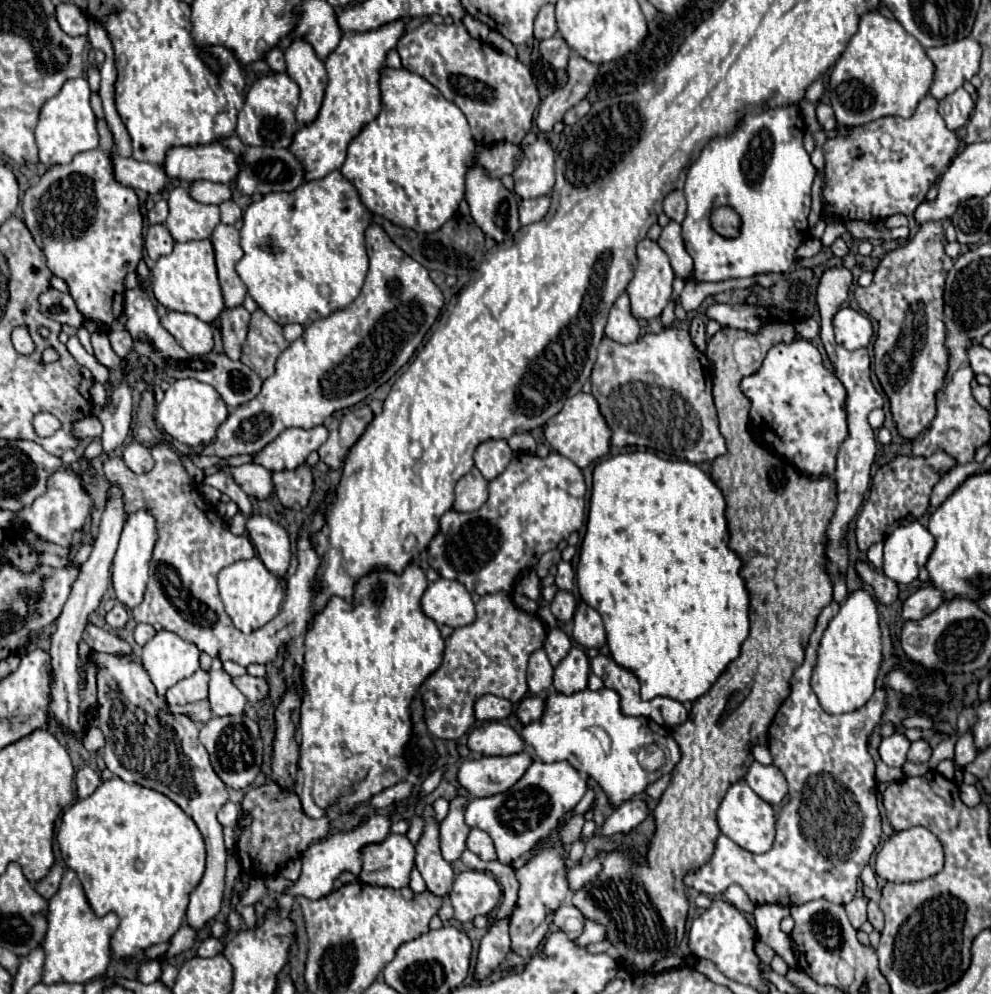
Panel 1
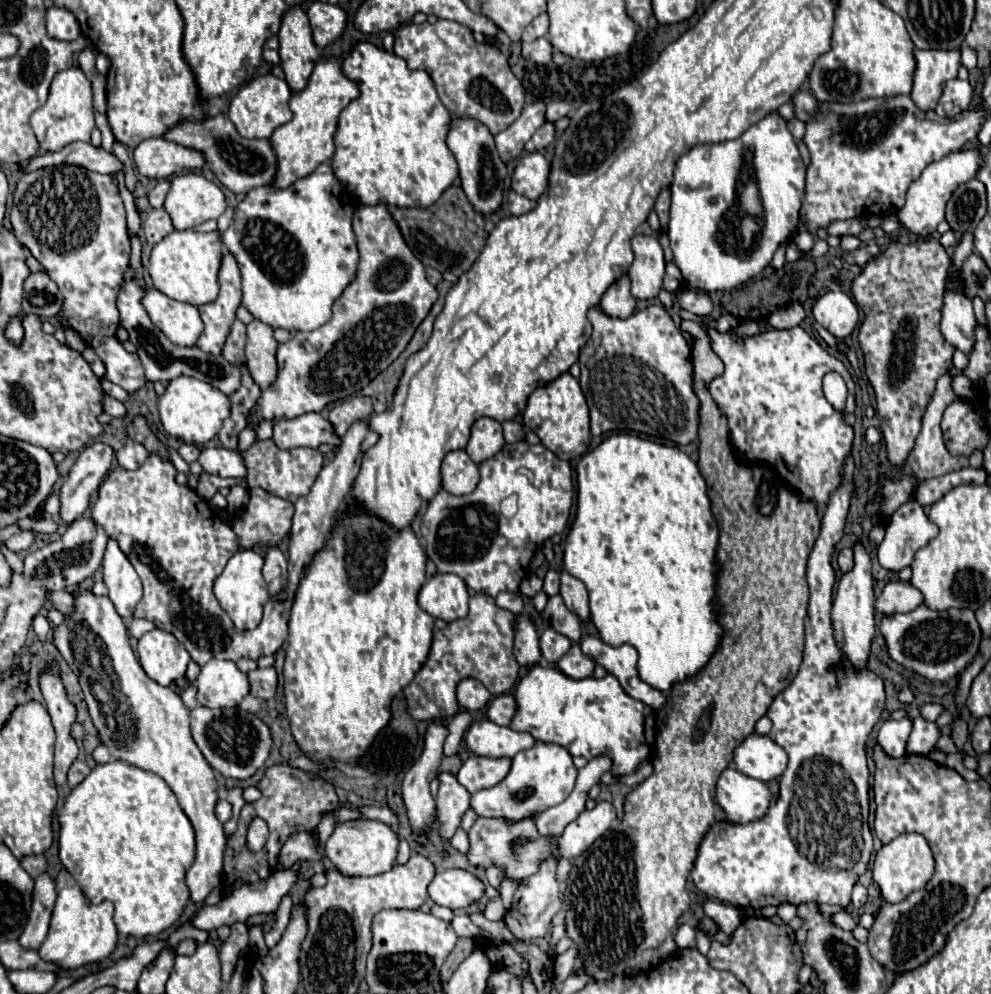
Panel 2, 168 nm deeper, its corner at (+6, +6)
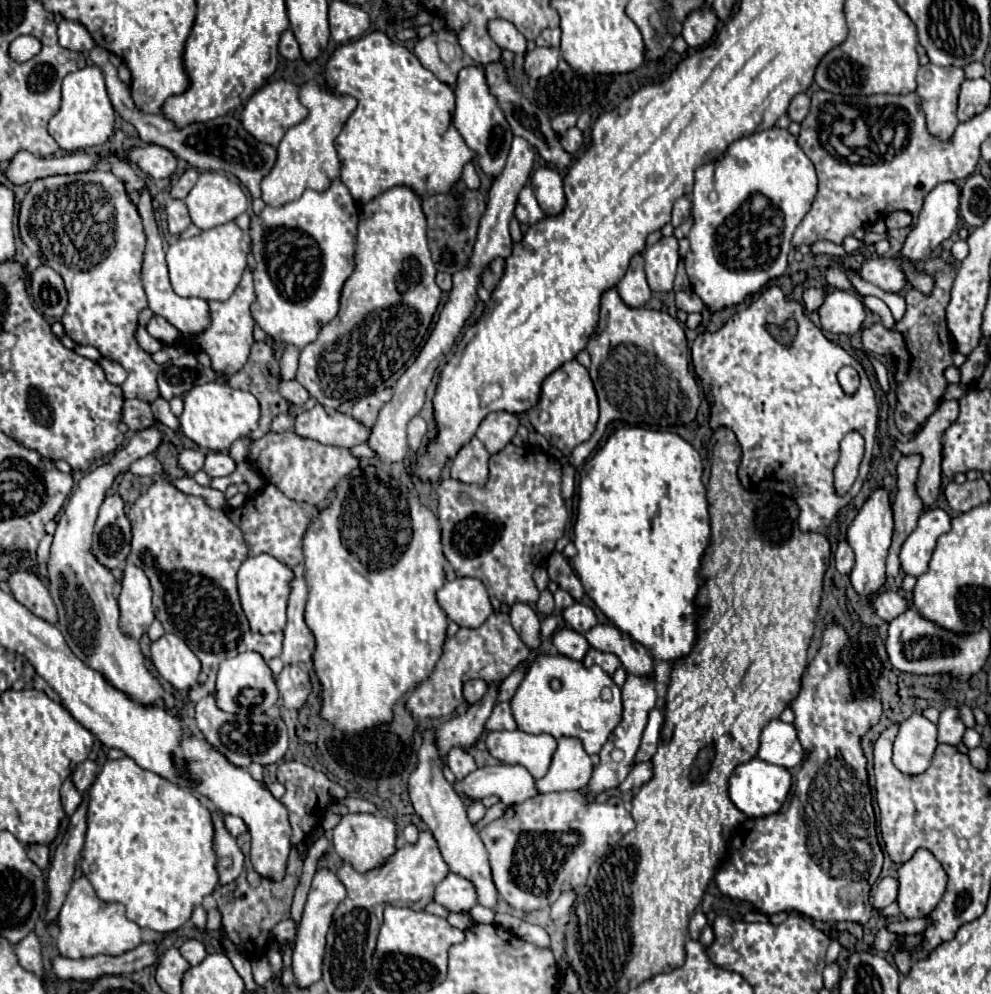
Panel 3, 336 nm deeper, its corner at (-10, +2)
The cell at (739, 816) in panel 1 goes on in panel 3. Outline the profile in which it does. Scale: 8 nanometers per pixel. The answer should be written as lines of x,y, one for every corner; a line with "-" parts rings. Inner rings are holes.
752,758
746,764
740,764
734,774
730,776
730,800
736,804
738,810
742,810
748,818
762,818
762,816
770,816
776,814
790,790
790,772
786,768
768,764
760,758

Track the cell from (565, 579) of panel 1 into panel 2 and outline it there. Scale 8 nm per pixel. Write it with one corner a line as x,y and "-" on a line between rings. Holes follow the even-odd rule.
548,570
548,574
544,576
544,592
548,596
554,596
558,594
558,588
560,588
560,574
556,570

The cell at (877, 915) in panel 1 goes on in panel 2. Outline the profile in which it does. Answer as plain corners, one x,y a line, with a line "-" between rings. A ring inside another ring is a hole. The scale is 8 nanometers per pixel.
856,884
854,890
852,890
852,906
854,906
854,908
864,906
864,904
866,904
866,898
868,898
868,890
866,890
866,886

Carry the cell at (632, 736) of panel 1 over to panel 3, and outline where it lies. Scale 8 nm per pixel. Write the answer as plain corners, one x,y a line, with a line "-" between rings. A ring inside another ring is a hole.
540,654
532,666
528,668
524,680
520,682
514,698
510,700
512,704
512,714
514,720
518,724
518,728
522,732
530,732
530,734
550,734
556,740
568,736
568,738
578,738
584,746
584,750
588,754
598,754
600,748
606,744
608,736
612,734
612,730
616,728
616,724
620,724
622,720
622,692
620,688
614,684
614,680
602,670
602,668
584,668
582,662
576,660
568,660
566,656
546,656
-
610,688
612,698
604,700
602,698
602,690

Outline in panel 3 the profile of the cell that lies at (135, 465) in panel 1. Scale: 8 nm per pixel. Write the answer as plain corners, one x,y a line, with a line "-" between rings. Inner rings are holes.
148,454
148,456
140,458
140,460
136,460
130,466
130,472
136,474
136,476
154,476
154,474
162,472
162,464
154,454

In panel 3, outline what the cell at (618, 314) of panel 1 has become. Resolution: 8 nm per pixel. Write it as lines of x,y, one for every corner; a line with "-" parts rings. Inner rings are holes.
636,256
632,262
630,262
630,268
626,272
626,276
620,280
620,284
616,286
620,298
624,300
626,306
630,308
638,308
638,306
644,306
650,302
650,288
648,288
648,282
646,282
646,276
644,276
644,260
642,256

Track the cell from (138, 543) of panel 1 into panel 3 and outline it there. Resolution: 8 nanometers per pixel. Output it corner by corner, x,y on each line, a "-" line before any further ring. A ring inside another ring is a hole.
126,562
124,574
122,574
122,592
118,598
120,604
120,624
122,628
140,638
148,626
154,622
154,610
152,610
152,588
150,580
136,564

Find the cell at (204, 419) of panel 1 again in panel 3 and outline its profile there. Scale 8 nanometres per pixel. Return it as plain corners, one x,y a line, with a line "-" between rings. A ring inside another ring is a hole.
212,382
194,386
184,396
184,412
180,416
180,428
184,436
194,440
200,448
226,452
236,438
246,436
248,432
252,432
252,428
256,428
258,418
260,418
258,400
250,392
234,390
228,384

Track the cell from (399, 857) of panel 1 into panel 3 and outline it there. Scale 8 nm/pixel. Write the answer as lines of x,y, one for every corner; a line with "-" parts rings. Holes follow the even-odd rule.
346,814
332,830
332,846
338,856
344,862
352,864
358,872
370,872
384,866
396,852
396,824
390,818
378,814

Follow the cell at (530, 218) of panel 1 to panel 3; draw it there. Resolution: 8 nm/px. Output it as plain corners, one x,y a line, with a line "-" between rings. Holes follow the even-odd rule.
524,186
520,196
518,196
518,204
516,204
516,218
518,222
524,222
524,224
536,224
536,220
542,220
544,218
544,212
542,208
538,206
536,202
536,196
532,192
530,186

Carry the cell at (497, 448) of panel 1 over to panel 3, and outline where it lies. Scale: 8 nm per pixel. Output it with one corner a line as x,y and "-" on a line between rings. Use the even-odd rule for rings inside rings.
492,412
486,416
486,420
480,424
476,438
486,446
490,454
500,452
510,440
514,438
518,430
518,418
510,412

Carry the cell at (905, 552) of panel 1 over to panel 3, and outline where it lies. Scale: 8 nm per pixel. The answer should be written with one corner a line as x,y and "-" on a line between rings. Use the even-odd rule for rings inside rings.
942,508
924,510
918,518
916,530
902,544
902,570
912,576
924,574
928,570
938,538
946,532
950,532
950,516

